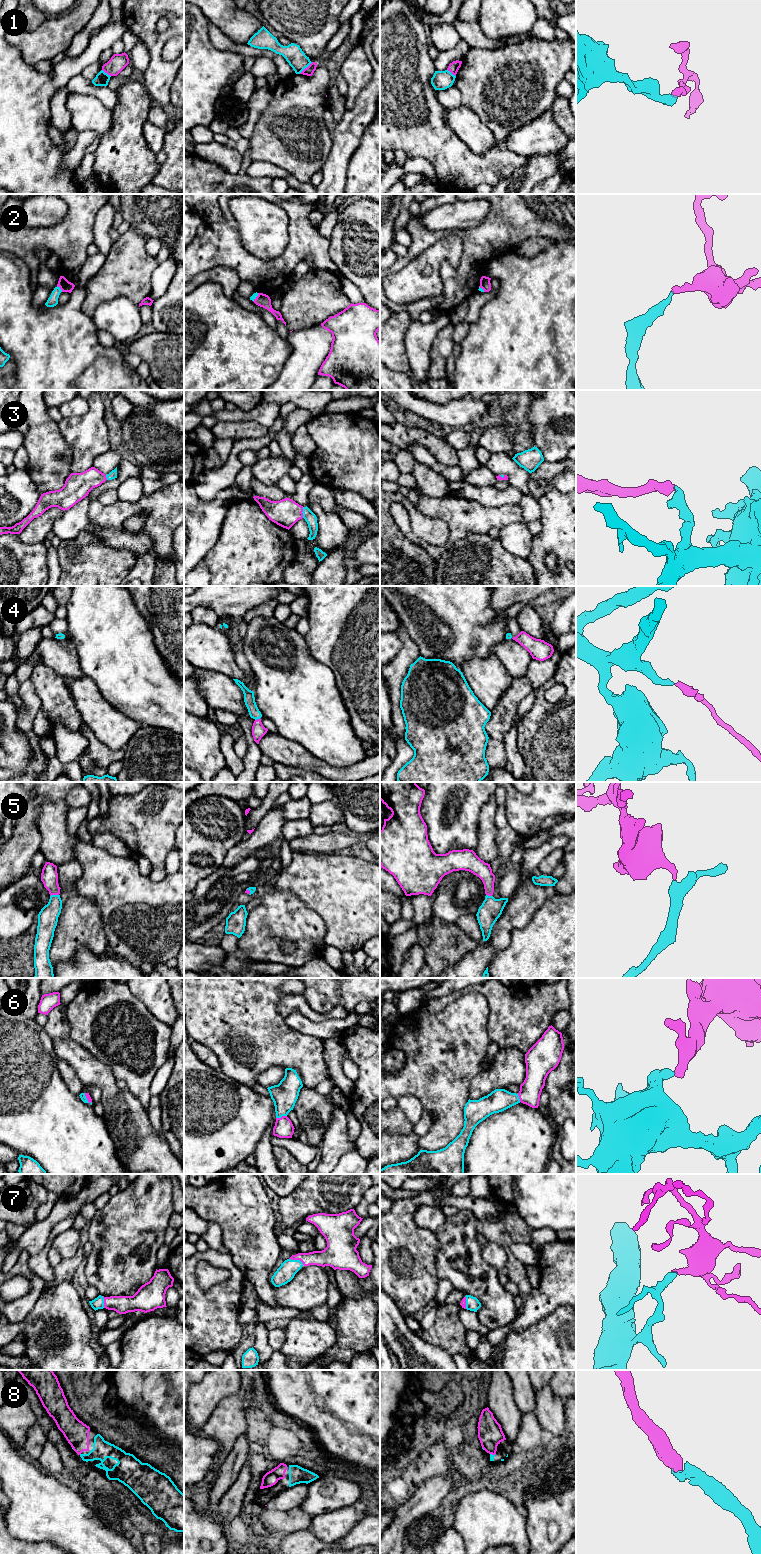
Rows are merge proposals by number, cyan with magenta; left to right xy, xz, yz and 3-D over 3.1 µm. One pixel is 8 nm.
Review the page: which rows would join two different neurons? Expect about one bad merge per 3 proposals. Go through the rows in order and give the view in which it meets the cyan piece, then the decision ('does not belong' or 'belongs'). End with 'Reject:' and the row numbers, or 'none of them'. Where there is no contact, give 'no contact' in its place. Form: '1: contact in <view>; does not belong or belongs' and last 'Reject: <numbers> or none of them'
1: contact in xz; does not belong
2: contact in xy; belongs
3: contact in xz; belongs
4: contact in xz; belongs
5: contact in xy; belongs
6: contact in xz; belongs
7: contact in xz; belongs
8: contact in yz; belongs
Reject: 1

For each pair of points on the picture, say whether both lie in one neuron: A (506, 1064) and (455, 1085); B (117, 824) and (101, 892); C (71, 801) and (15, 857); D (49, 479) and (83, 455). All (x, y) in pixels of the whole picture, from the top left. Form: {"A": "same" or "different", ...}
{"A": "different", "B": "different", "C": "different", "D": "different"}

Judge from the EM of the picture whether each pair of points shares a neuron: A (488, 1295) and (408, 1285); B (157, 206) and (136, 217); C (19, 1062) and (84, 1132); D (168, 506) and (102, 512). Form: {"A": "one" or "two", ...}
{"A": "two", "B": "one", "C": "one", "D": "one"}

